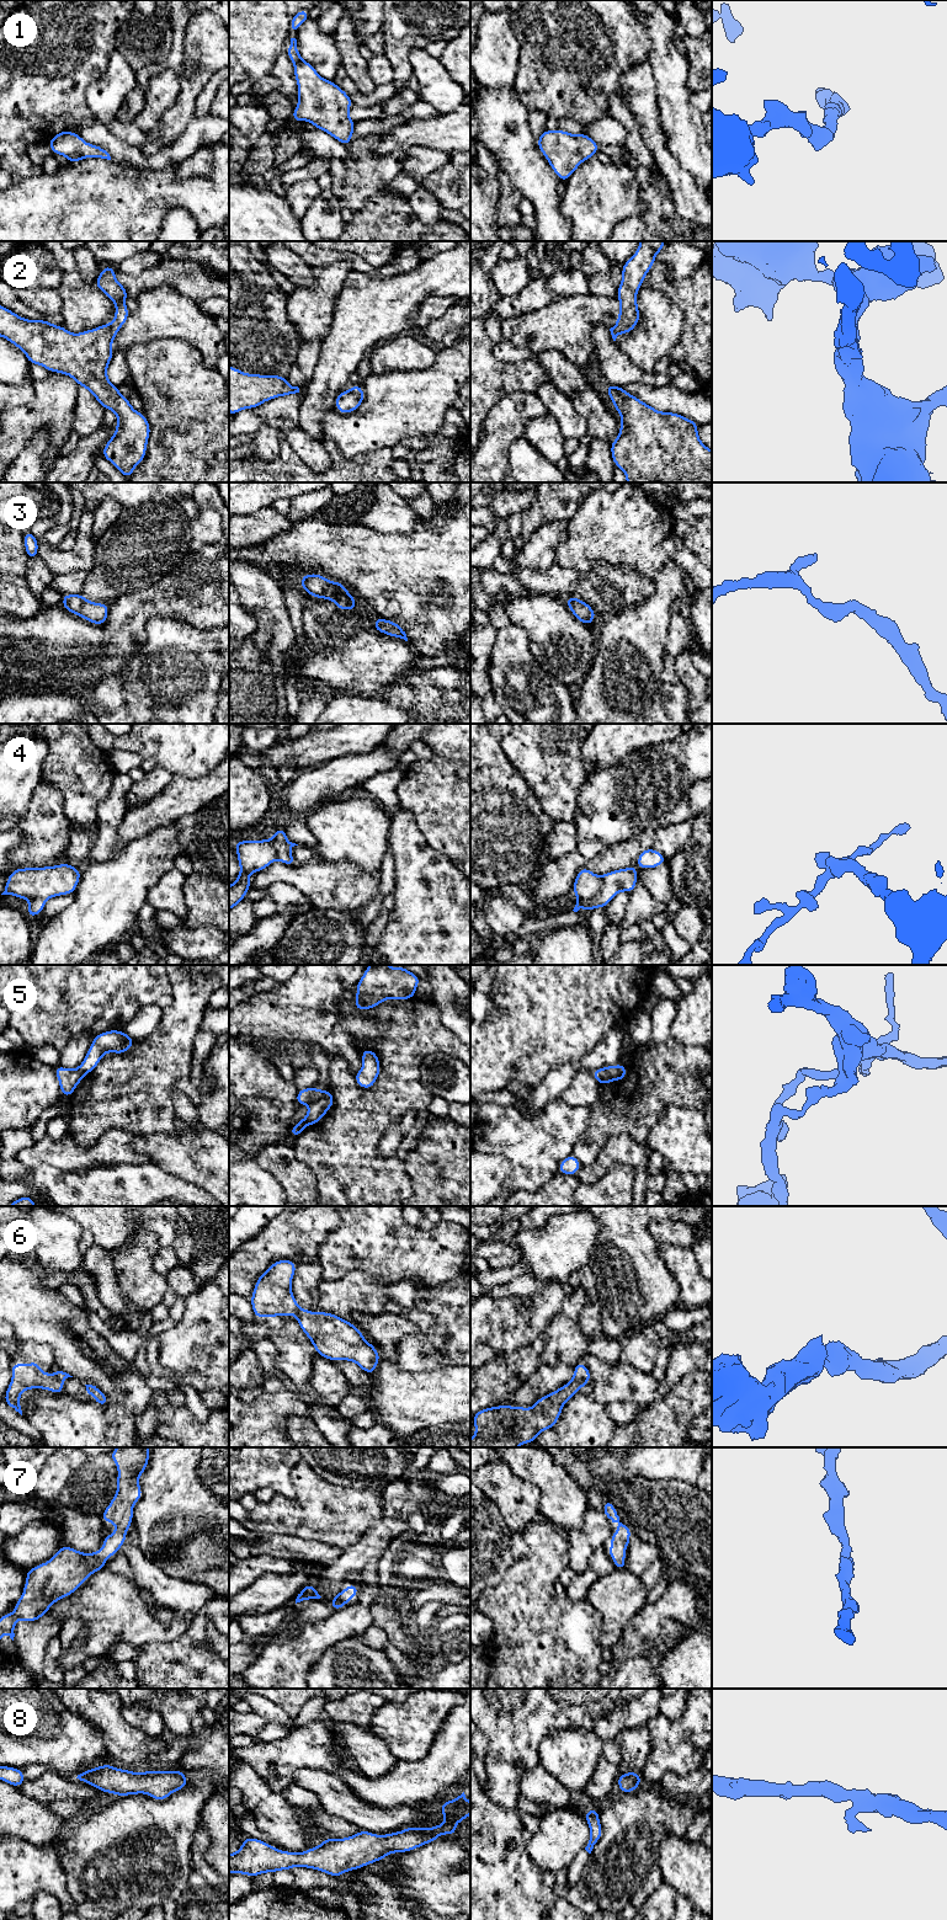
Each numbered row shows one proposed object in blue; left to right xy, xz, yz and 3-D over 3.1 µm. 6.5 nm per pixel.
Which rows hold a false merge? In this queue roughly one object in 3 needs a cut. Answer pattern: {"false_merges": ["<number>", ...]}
{"false_merges": ["4", "5", "6"]}

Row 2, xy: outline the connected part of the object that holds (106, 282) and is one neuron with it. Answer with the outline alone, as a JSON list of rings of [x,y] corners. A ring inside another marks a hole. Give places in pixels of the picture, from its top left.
[[[112,266],[101,270],[95,286],[102,290],[116,305],[115,319],[111,324],[80,334],[71,334],[65,327],[53,325],[48,320],[28,320],[0,305],[0,337],[9,340],[22,350],[31,364],[39,364],[48,372],[62,373],[71,377],[79,386],[86,388],[105,410],[112,410],[117,417],[116,431],[101,453],[112,463],[124,478],[129,479],[133,470],[147,454],[147,444],[150,436],[150,425],[144,414],[135,411],[129,400],[124,398],[118,386],[107,378],[107,367],[113,357],[112,341],[128,319],[129,310],[124,304],[128,293],[123,284],[116,279]]]

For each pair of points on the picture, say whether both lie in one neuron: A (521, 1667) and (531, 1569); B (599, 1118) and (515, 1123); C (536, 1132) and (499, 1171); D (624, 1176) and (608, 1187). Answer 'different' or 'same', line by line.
A: same
B: different
C: different
D: same

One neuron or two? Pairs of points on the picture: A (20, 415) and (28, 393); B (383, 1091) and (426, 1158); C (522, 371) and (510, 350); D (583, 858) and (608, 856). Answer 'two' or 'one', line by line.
A: two
B: two
C: two
D: two

